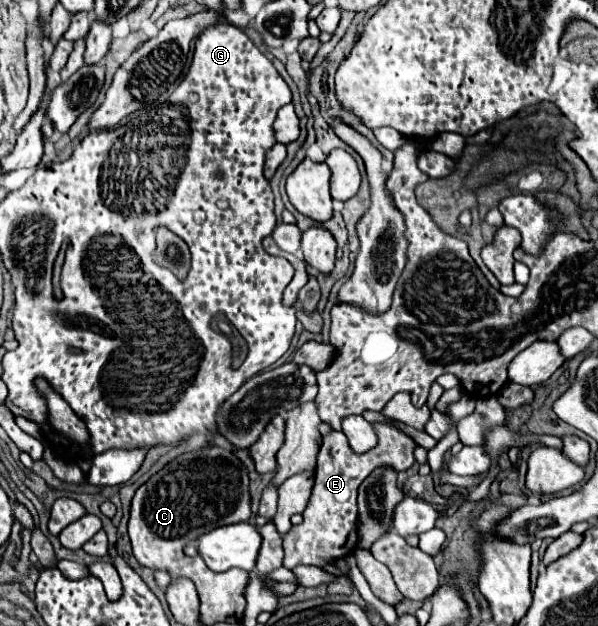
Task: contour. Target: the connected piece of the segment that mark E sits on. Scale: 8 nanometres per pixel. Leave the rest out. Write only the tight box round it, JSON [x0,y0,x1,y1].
[284,423,416,569]

